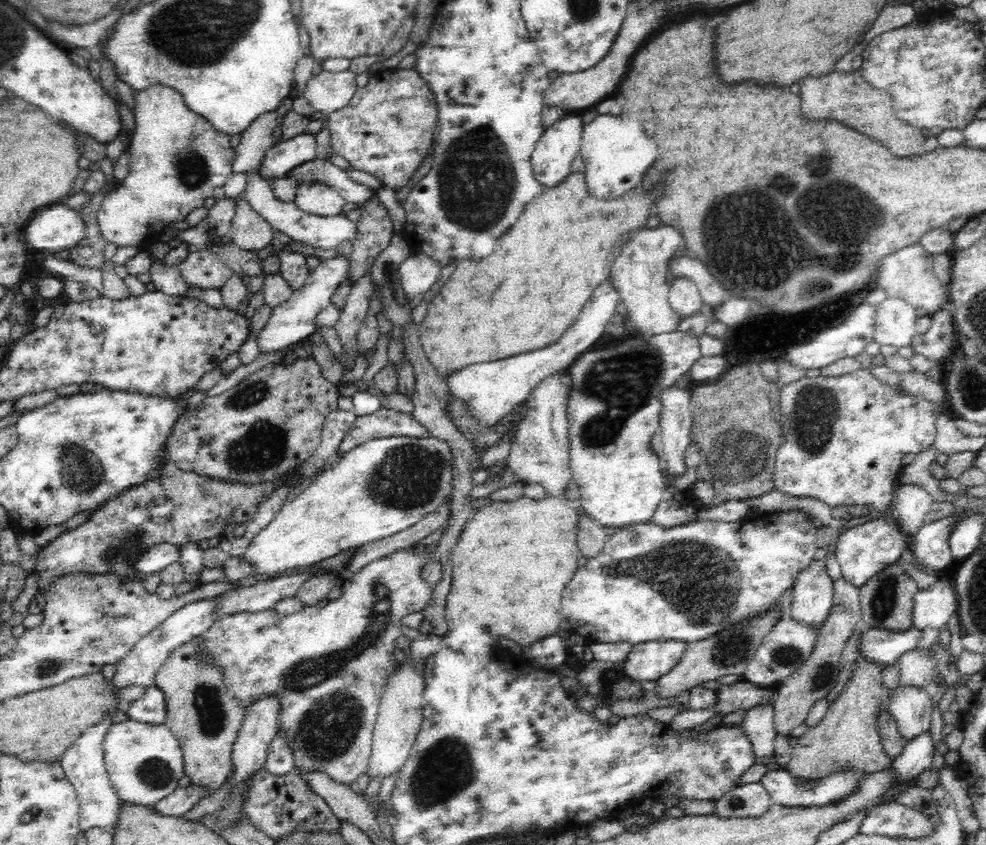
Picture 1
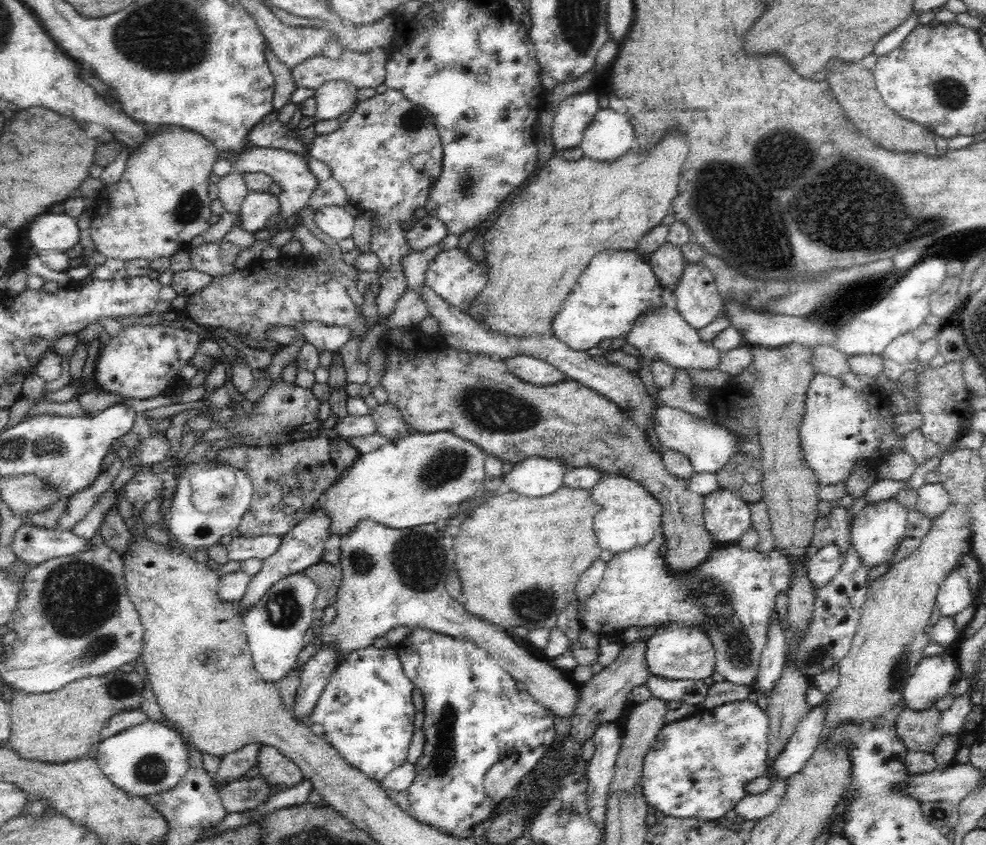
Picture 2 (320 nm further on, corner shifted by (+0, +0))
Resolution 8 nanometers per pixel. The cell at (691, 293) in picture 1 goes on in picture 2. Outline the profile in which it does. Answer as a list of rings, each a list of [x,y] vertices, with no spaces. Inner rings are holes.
[[[666,241],[646,259],[651,264],[660,284],[673,292],[686,263],[681,247]]]

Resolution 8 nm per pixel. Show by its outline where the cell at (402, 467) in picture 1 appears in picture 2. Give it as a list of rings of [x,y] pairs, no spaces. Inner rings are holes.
[[[452,431],[408,434],[404,438],[390,440],[372,452],[361,453],[340,478],[324,490],[315,506],[330,517],[332,535],[350,532],[360,519],[370,519],[395,529],[446,521],[464,508],[466,500],[482,488],[485,481],[484,464],[488,456],[484,449],[456,436]]]

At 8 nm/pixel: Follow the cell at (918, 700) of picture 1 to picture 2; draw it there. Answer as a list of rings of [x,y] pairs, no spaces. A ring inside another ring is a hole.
[[[950,651],[942,656],[923,658],[905,683],[905,706],[918,711],[935,707],[936,702],[951,691],[959,678],[957,661]]]

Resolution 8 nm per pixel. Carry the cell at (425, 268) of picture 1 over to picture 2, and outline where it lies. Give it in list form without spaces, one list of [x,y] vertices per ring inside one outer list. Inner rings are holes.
[[[446,247],[428,263],[425,283],[448,304],[453,304],[468,314],[470,302],[474,302],[474,298],[480,294],[480,290],[484,290],[484,286],[488,284],[488,269],[486,269],[484,262],[472,259],[466,250],[458,247]]]

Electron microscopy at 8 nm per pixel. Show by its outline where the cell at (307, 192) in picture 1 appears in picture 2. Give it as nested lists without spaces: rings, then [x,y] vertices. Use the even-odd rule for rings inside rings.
[[[327,205],[314,213],[316,225],[330,238],[338,242],[352,237],[355,216],[346,206]]]

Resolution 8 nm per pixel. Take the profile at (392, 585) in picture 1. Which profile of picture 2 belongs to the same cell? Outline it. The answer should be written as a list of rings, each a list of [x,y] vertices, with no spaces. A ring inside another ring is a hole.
[[[360,519],[355,527],[346,534],[340,535],[340,562],[342,582],[337,593],[337,616],[328,624],[320,623],[322,649],[335,646],[338,653],[338,664],[347,654],[354,650],[362,650],[374,646],[376,638],[386,637],[388,630],[399,626],[427,628],[447,636],[472,642],[482,648],[504,670],[516,680],[524,683],[525,691],[542,707],[552,711],[554,717],[572,720],[578,701],[578,689],[574,681],[568,681],[562,670],[556,668],[551,660],[535,656],[514,636],[503,628],[479,620],[470,615],[462,602],[450,598],[446,591],[448,574],[456,568],[456,551],[454,550],[455,532],[445,521],[438,521],[427,525],[418,525],[409,529],[395,529],[379,525],[370,519]]]

